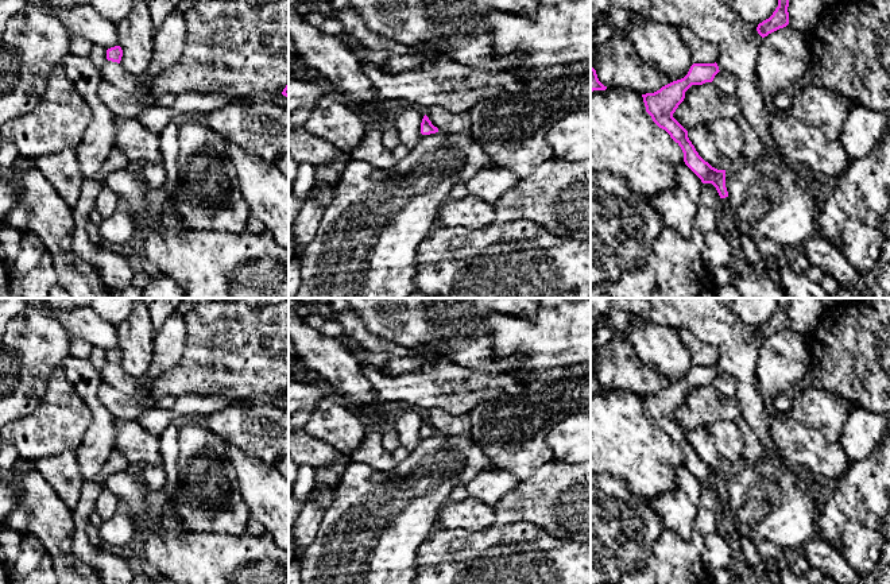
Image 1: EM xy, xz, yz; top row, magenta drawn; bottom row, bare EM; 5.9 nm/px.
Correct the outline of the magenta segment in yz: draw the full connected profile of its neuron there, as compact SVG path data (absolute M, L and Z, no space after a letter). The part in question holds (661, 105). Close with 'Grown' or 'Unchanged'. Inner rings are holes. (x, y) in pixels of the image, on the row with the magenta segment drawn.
M693 63L688 74L673 81L654 93L642 94L646 112L653 121L665 129L681 147L685 165L701 179L703 183L712 183L720 198L728 197L725 187L725 170L717 170L705 162L688 138L688 131L673 117L673 113L685 98L685 92L692 85L712 82L719 73L717 63Z. Unchanged

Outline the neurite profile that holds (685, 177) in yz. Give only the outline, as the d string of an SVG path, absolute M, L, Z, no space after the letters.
M681 162L676 166L676 185L649 202L658 210L665 227L672 228L682 237L689 237L693 232L703 185L685 162Z

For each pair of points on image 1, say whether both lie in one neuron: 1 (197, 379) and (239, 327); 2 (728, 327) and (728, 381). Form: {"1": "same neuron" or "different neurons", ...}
{"1": "same neuron", "2": "different neurons"}

